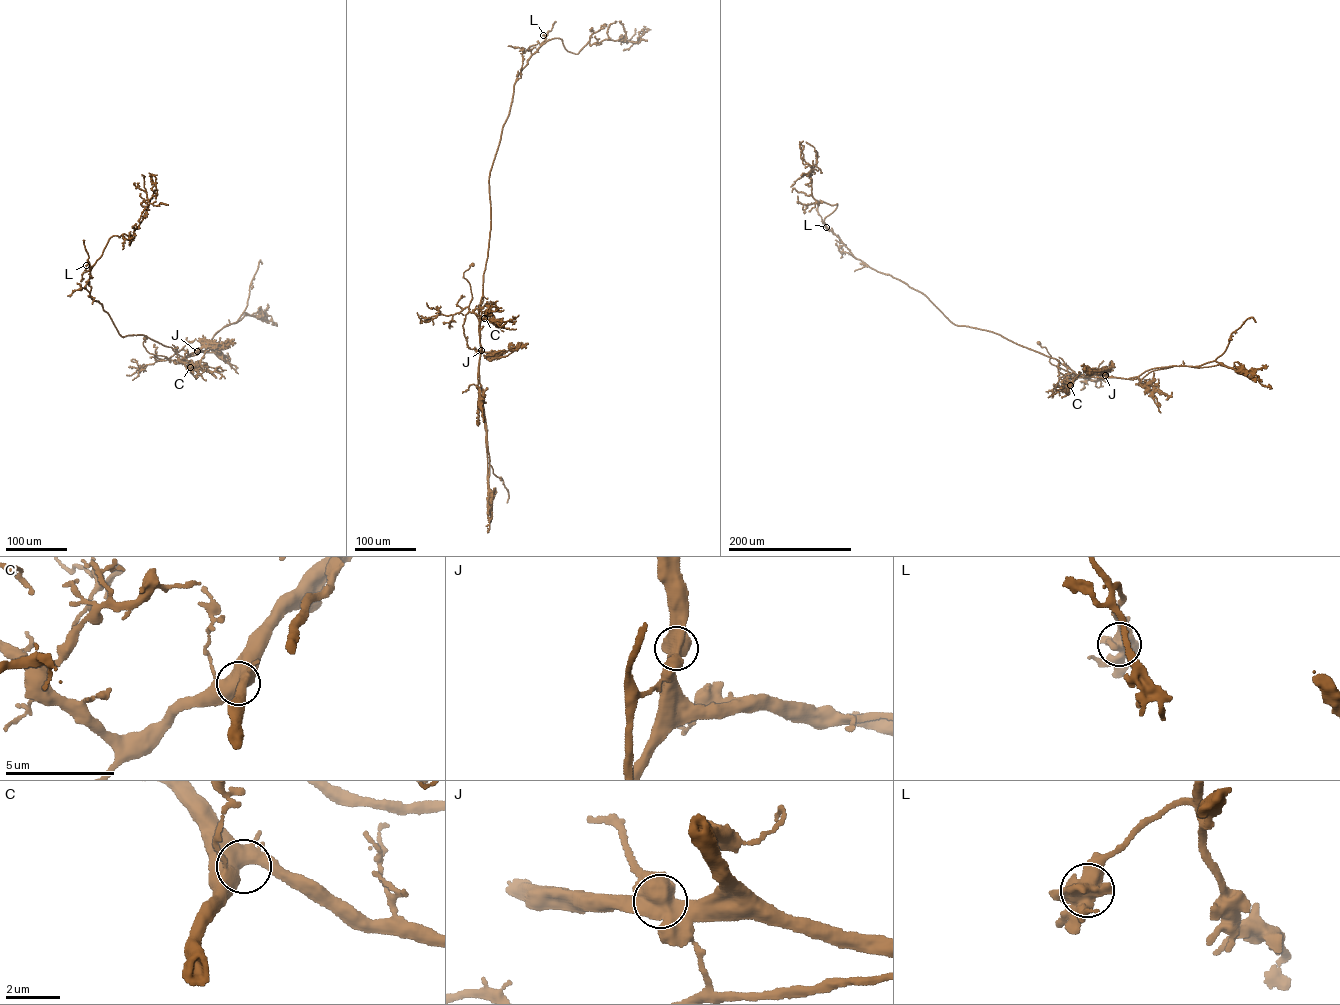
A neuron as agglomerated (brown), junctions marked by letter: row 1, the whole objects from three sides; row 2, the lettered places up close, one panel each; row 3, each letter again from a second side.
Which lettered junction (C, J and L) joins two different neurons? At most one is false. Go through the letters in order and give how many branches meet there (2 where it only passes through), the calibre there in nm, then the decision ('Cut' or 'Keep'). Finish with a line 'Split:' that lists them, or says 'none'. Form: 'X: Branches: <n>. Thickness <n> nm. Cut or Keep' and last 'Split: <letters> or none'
C: Branches: 3. Thickness 500 nm. Keep
J: Branches: 3. Thickness 700 nm. Cut
L: Branches: 3. Thickness 600 nm. Keep
Split: J

